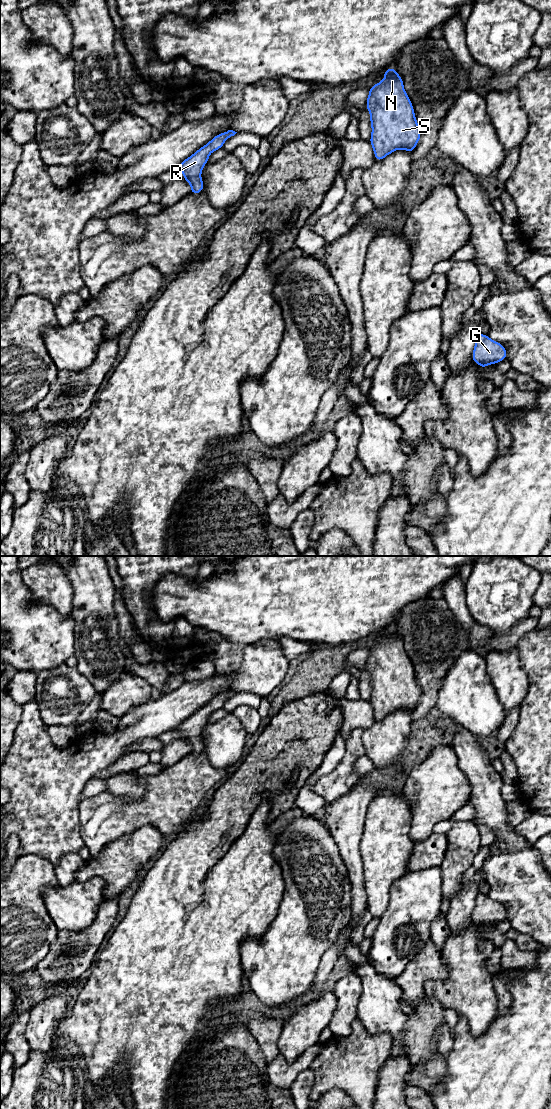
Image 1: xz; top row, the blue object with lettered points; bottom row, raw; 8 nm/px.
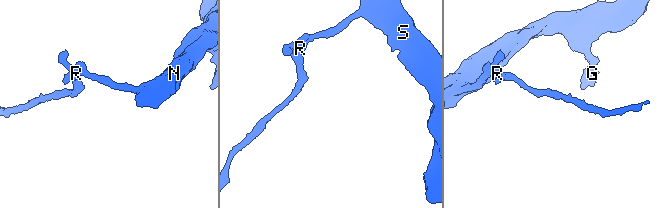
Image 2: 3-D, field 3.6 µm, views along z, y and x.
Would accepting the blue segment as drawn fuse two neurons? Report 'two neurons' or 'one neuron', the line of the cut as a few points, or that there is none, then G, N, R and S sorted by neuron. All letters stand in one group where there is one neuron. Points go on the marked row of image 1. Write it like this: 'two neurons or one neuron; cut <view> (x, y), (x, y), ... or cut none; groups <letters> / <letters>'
one neuron; cut none; groups G N R S

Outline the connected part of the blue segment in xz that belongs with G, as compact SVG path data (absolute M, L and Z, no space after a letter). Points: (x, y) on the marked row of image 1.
M478 333L475 339L475 346L472 353L473 362L477 363L482 369L490 364L507 358L505 347L482 333Z

